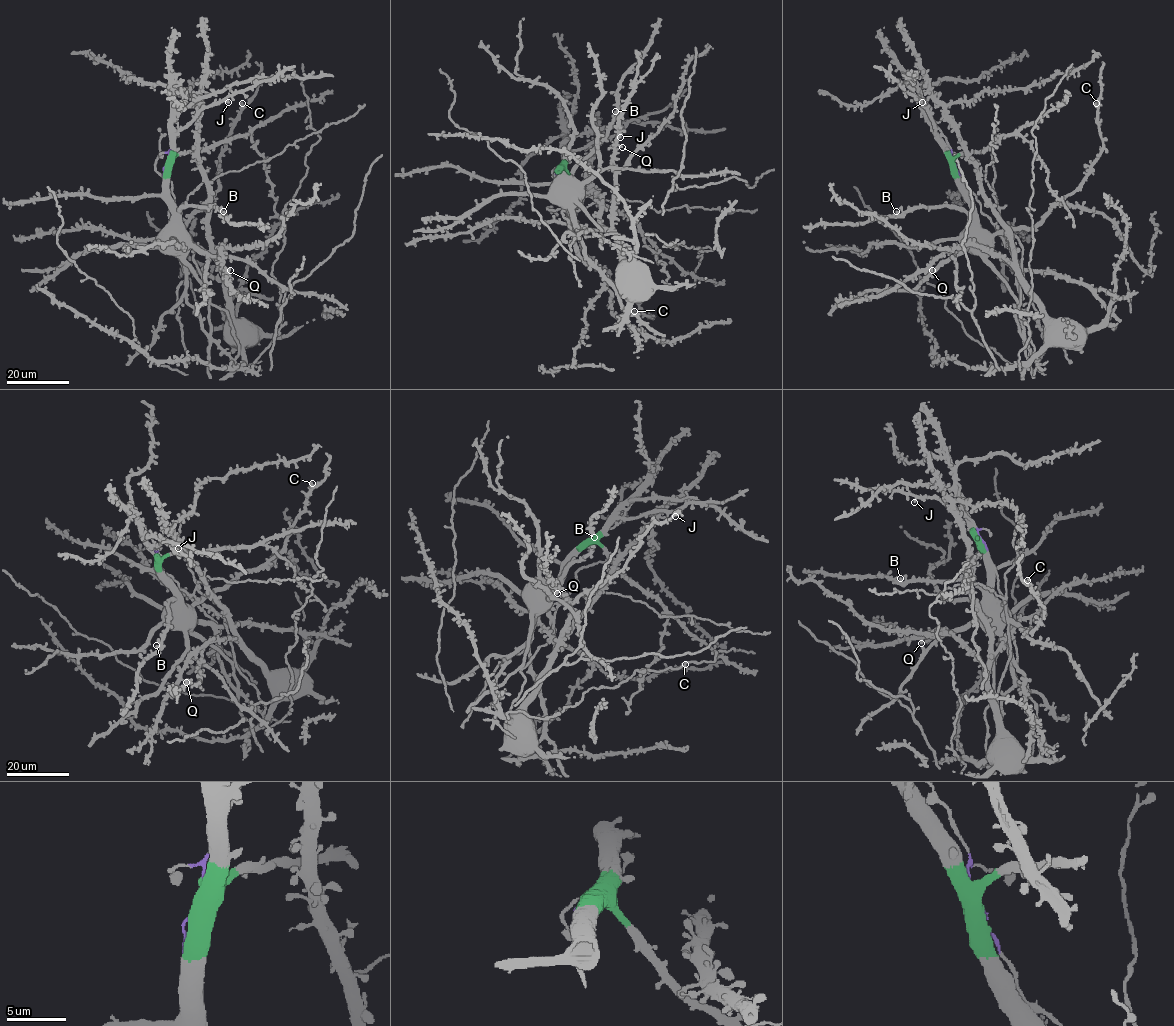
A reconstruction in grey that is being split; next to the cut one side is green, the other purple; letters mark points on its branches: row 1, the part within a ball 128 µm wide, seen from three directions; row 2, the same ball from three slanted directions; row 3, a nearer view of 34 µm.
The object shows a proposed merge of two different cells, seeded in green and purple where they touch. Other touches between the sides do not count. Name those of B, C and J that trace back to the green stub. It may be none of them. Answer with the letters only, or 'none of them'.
B, C, J

